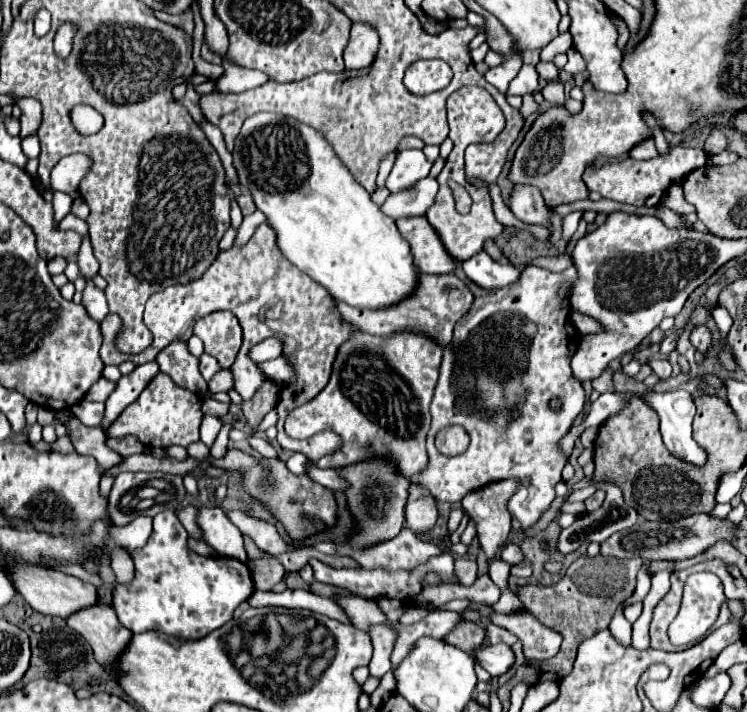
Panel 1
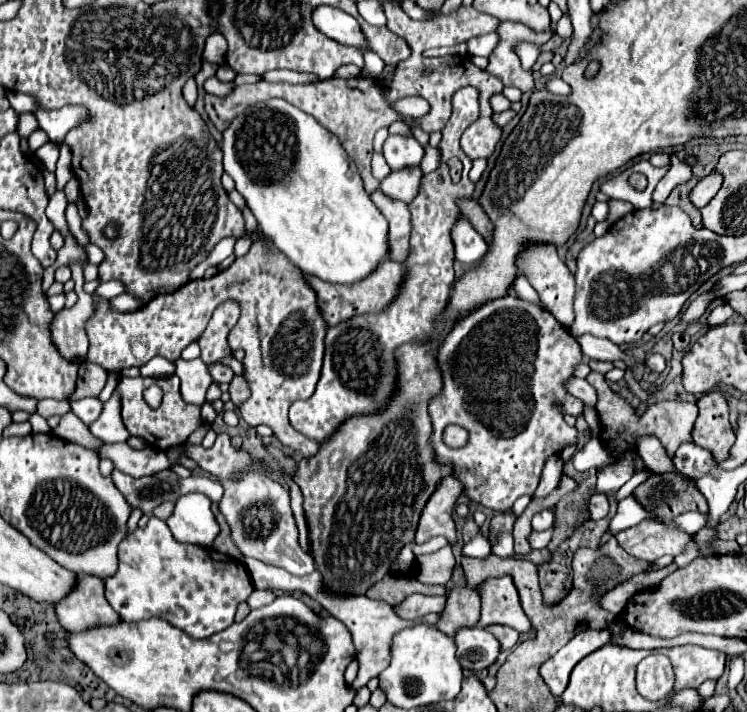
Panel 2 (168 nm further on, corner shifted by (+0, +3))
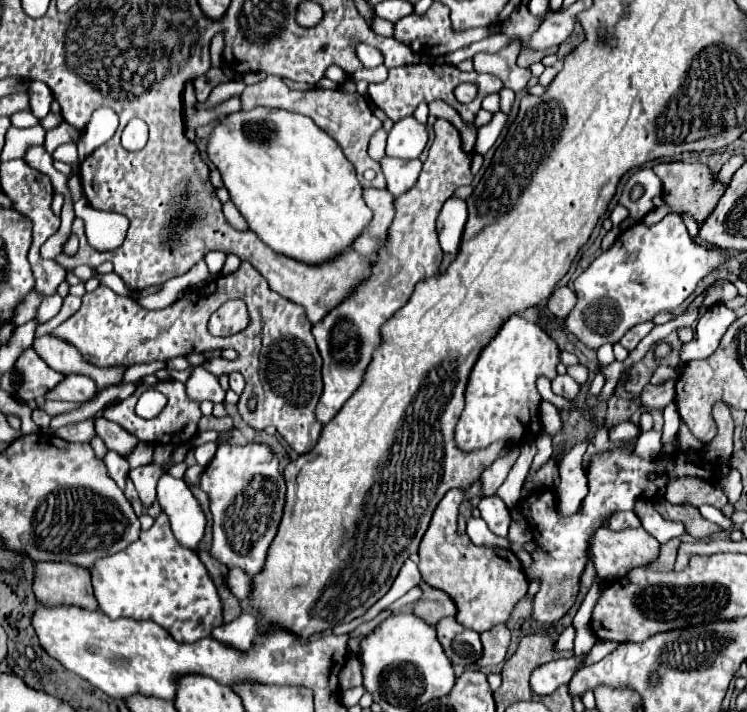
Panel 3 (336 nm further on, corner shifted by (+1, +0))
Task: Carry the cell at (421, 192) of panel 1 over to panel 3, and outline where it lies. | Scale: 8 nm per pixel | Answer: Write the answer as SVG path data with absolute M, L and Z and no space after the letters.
M385 157L381 161L381 169L387 179L387 191L393 197L399 197L399 195L407 193L411 189L411 185L417 183L417 177L421 173L421 161L419 159L399 161L399 159Z

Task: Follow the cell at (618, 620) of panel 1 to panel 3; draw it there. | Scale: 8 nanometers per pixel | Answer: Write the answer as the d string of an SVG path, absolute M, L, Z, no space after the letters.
M701 505L699 511L701 511L701 515L703 515L705 519L717 523L719 527L723 527L723 529L729 529L729 527L731 527L731 519L725 517L721 509L717 509L717 507L713 507L713 505Z

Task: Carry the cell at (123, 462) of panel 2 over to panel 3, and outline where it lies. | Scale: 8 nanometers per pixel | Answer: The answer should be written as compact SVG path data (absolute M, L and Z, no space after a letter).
M149 463L149 465L133 469L133 483L135 483L139 499L143 503L143 509L147 509L155 501L155 487L163 473L165 473L165 469L157 463Z

